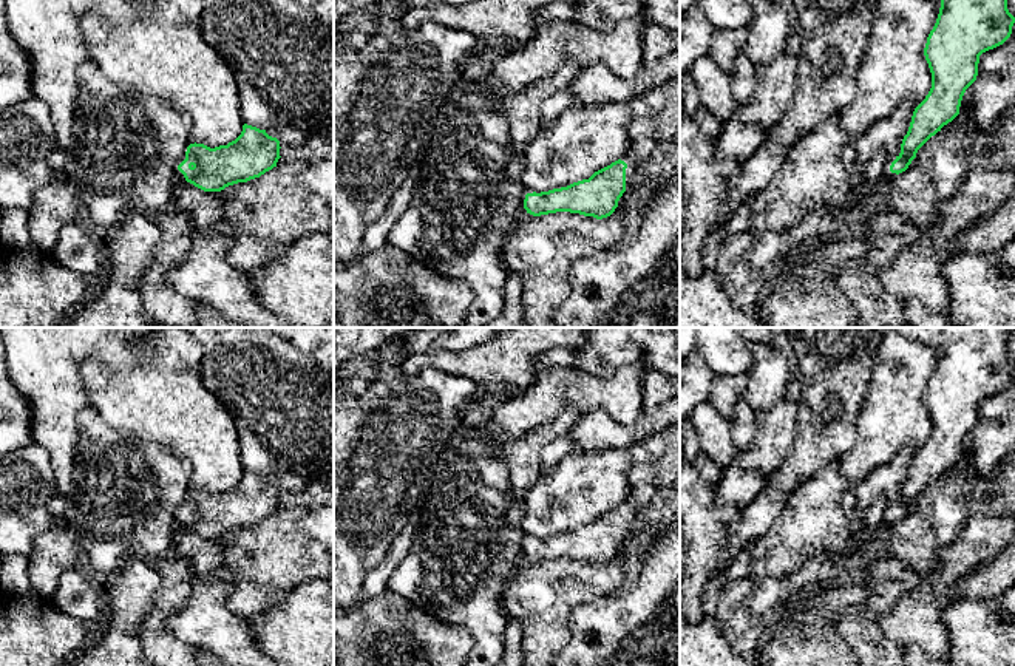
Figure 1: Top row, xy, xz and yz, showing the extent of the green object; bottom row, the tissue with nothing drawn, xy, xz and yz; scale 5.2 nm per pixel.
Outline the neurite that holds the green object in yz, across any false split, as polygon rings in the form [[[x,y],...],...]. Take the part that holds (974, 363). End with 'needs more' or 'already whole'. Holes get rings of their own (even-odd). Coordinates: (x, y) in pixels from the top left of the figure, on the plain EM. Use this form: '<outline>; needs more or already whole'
[[[941,328],[941,354],[927,383],[924,402],[932,419],[932,434],[915,454],[896,504],[887,504],[884,527],[905,518],[918,496],[959,460],[966,436],[976,426],[979,402],[1003,391],[1012,380],[1015,363],[1007,355],[1009,328]]]; needs more

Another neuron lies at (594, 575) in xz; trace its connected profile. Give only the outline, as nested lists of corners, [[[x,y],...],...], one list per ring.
[[[556,558],[524,566],[502,593],[505,613],[519,618],[524,627],[521,644],[524,666],[553,666],[556,652],[569,641],[569,617],[586,600],[621,587],[624,575],[613,573],[612,561],[603,566],[570,558]]]

